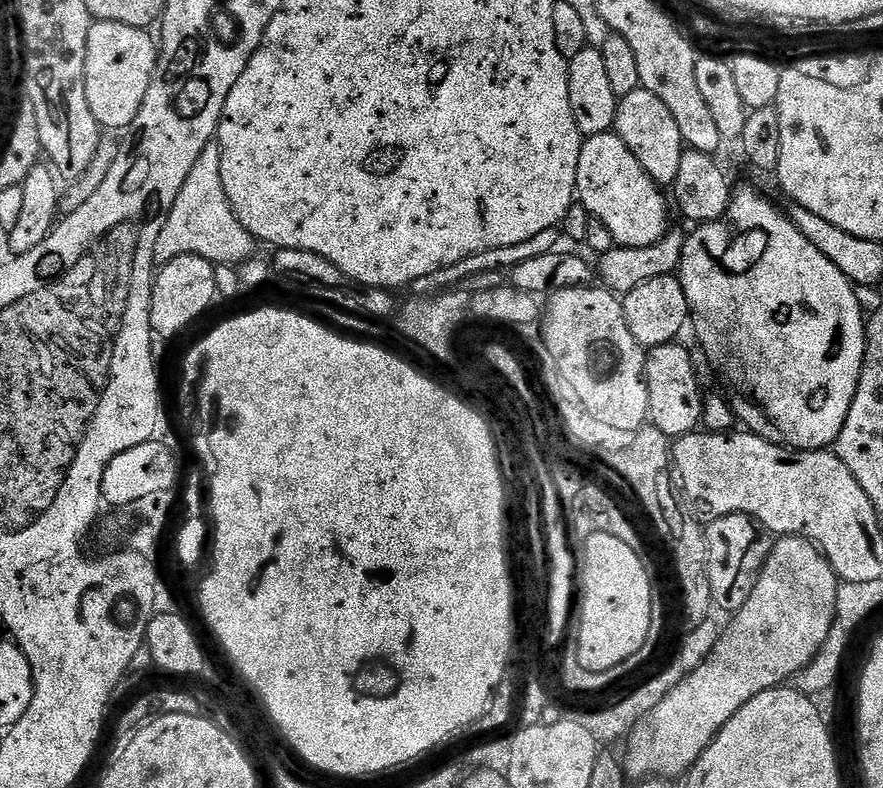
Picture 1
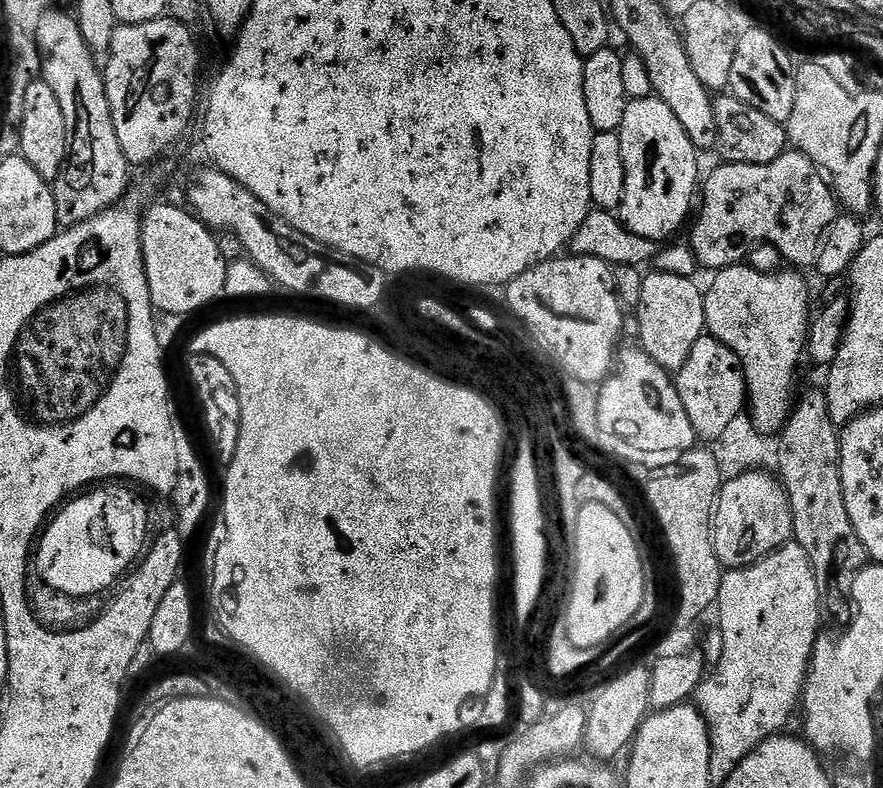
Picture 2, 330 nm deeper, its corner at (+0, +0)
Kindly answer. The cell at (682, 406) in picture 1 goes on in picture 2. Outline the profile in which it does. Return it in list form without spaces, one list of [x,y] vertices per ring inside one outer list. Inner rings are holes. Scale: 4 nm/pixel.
[[[705,334],[698,338],[698,342],[694,342],[694,350],[690,350],[686,366],[675,373],[674,383],[678,398],[682,398],[682,406],[686,406],[690,426],[694,426],[701,441],[711,442],[718,438],[718,434],[723,433],[725,427],[745,411],[748,387],[742,366],[734,350],[713,336]]]

